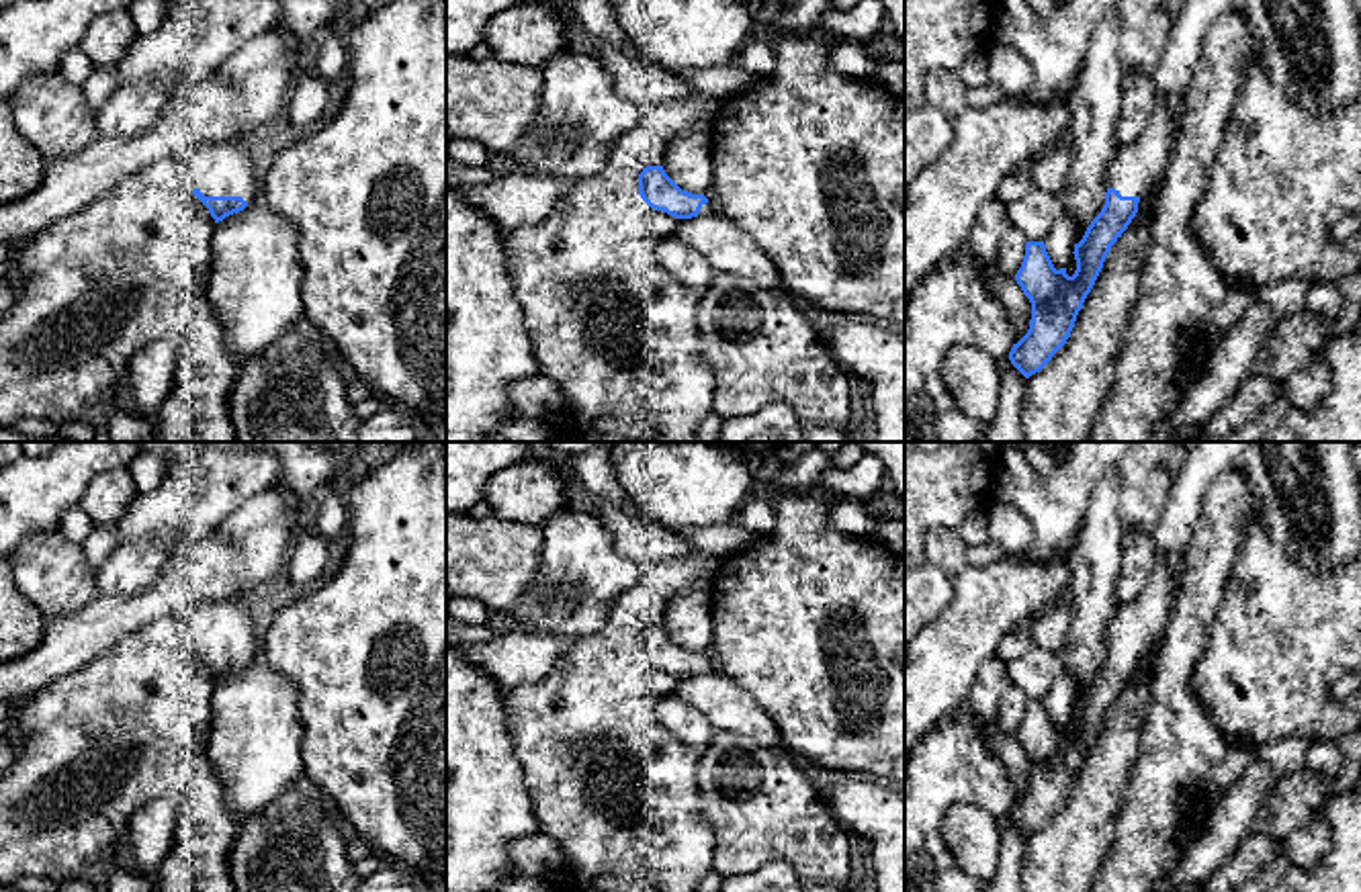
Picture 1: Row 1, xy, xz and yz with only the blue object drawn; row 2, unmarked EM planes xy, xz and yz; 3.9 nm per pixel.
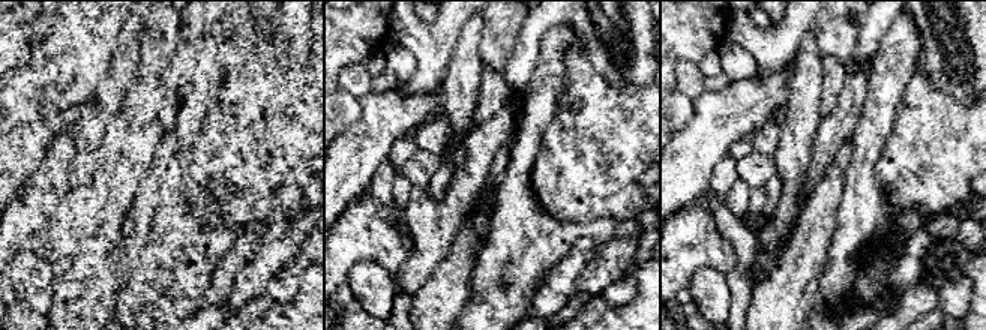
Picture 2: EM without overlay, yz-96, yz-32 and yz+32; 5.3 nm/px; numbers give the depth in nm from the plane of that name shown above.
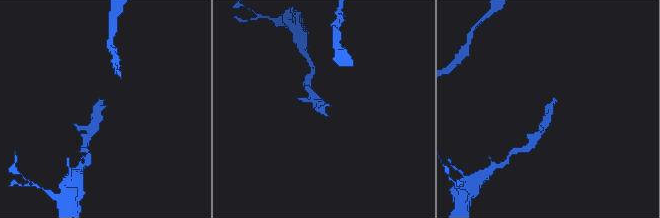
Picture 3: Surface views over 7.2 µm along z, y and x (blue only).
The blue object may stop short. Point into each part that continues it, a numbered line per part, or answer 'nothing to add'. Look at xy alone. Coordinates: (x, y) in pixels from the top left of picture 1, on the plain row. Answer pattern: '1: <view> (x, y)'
1: xy (224, 627)

